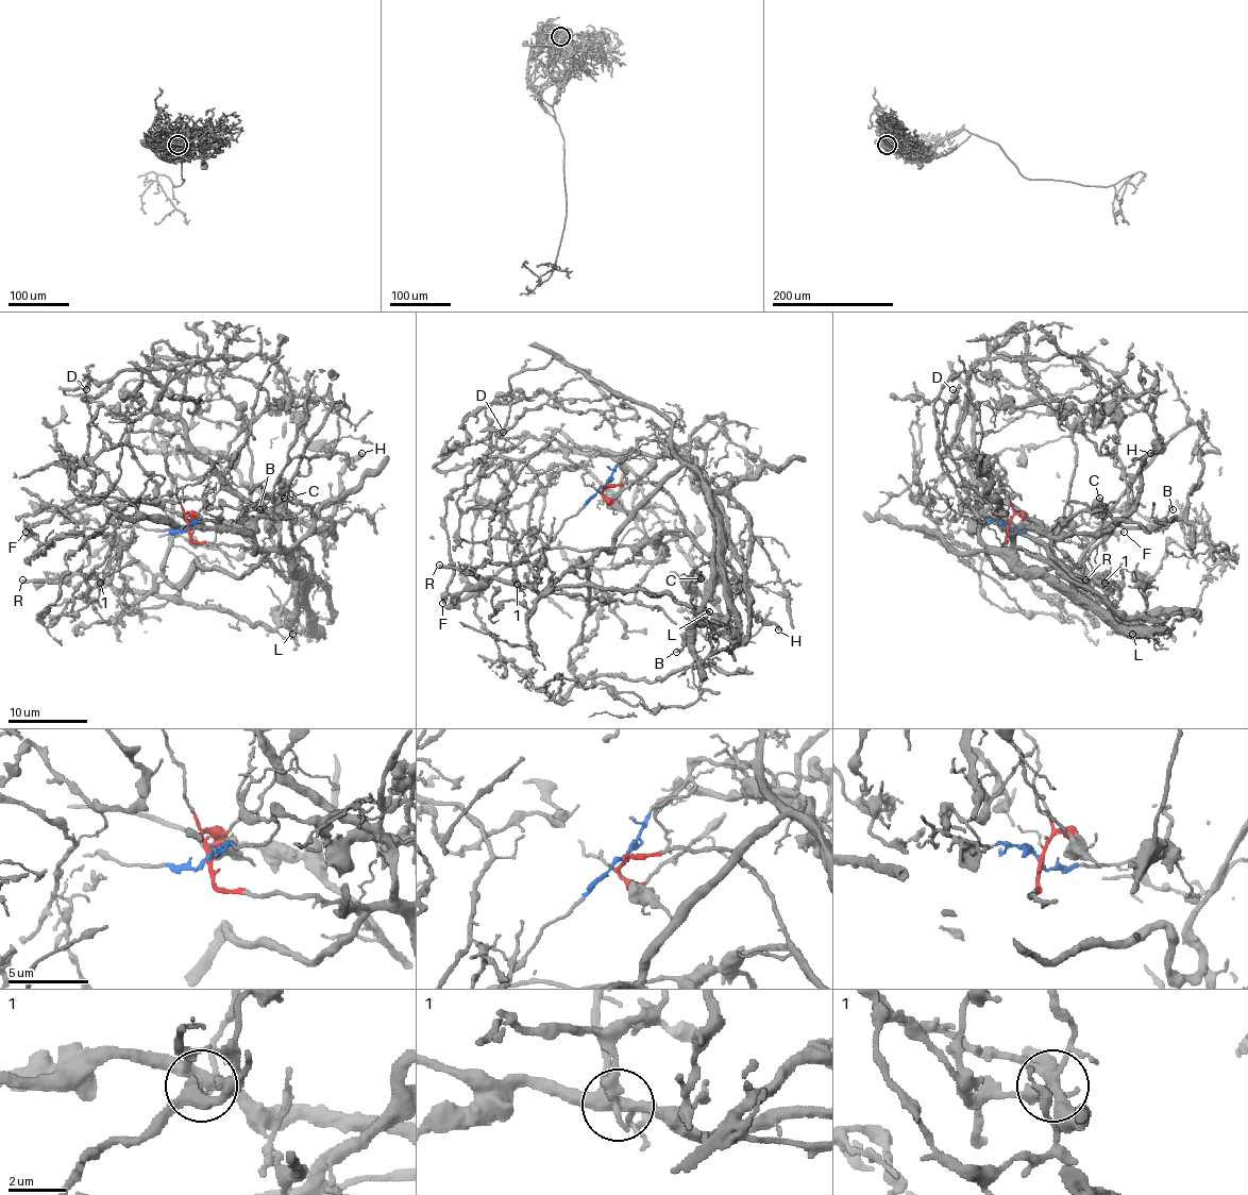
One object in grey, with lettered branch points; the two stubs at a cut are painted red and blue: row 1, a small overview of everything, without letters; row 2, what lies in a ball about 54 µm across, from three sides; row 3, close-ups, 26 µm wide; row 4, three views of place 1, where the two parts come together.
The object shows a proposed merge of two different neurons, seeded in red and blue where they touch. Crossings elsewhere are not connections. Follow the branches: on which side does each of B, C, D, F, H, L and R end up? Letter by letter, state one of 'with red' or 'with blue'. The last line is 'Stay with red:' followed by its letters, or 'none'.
B: with red
C: with red
D: with blue
F: with blue
H: with blue
L: with red
R: with red
Stay with red: B, C, L, R

